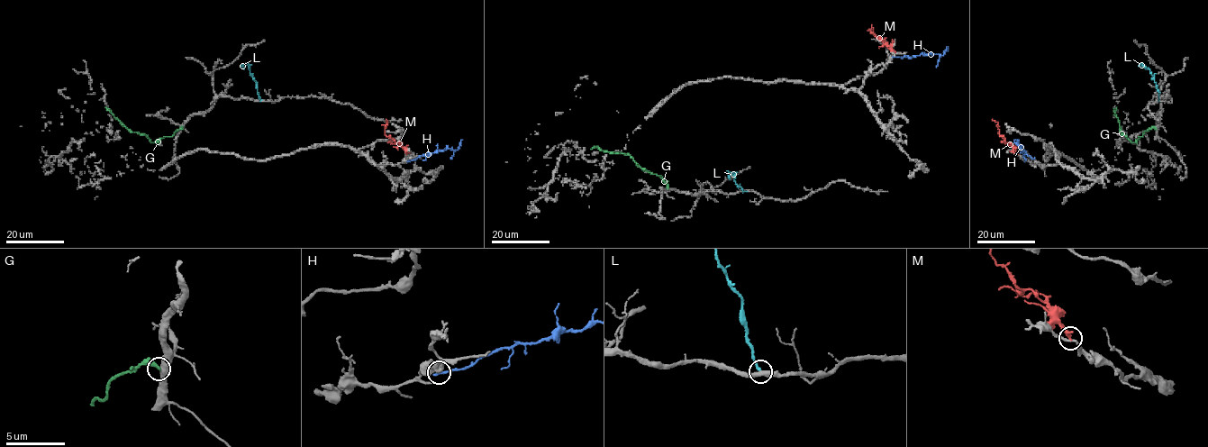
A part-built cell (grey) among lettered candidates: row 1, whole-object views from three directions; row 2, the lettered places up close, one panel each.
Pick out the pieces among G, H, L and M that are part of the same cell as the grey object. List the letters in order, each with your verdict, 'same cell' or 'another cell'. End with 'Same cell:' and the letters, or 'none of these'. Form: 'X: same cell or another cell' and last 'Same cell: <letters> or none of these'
G: another cell
H: another cell
L: another cell
M: another cell
Same cell: none of these

